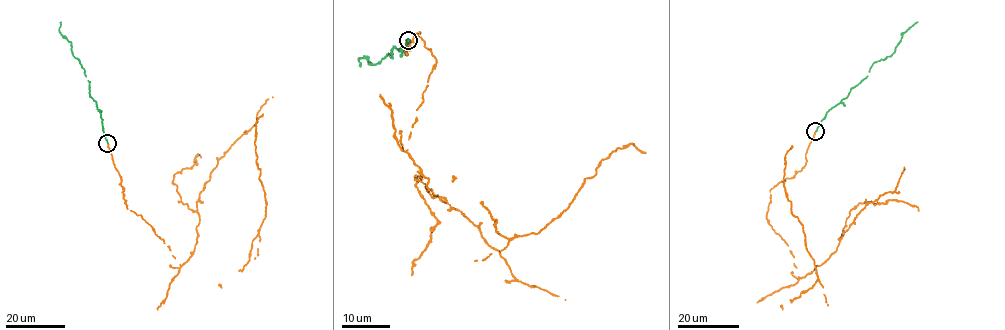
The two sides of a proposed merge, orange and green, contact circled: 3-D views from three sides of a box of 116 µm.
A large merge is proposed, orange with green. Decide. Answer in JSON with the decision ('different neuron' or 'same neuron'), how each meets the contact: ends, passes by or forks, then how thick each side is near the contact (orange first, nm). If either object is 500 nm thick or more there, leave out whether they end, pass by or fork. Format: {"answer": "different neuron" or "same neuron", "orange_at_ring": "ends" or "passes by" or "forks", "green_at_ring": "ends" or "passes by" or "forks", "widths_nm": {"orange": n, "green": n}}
{"answer": "same neuron", "orange_at_ring": "ends", "green_at_ring": "ends", "widths_nm": {"orange": 200, "green": 160}}

